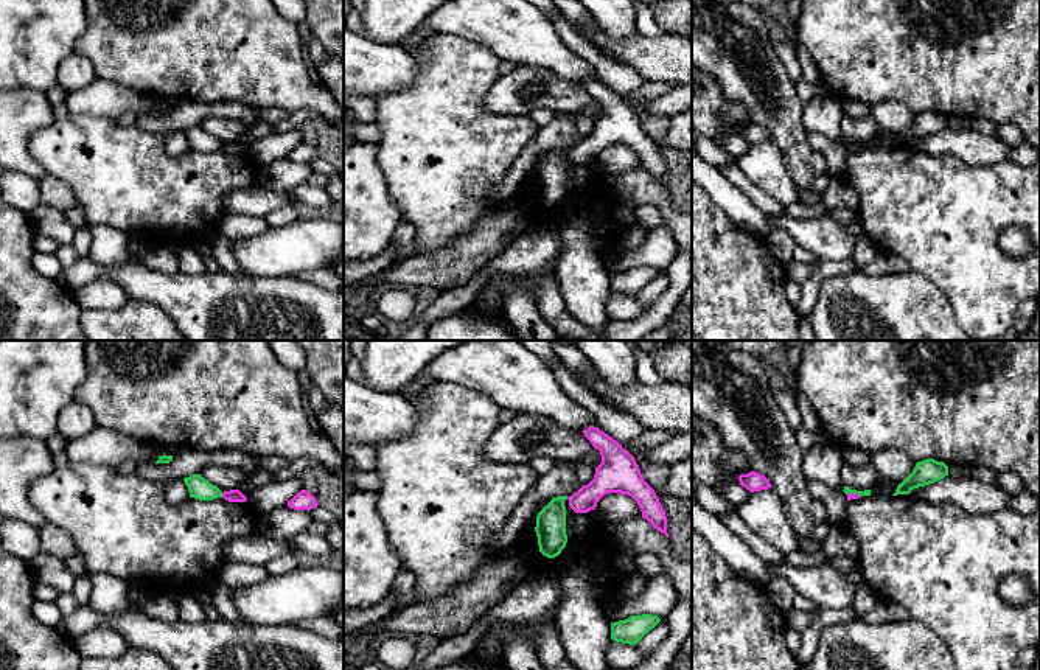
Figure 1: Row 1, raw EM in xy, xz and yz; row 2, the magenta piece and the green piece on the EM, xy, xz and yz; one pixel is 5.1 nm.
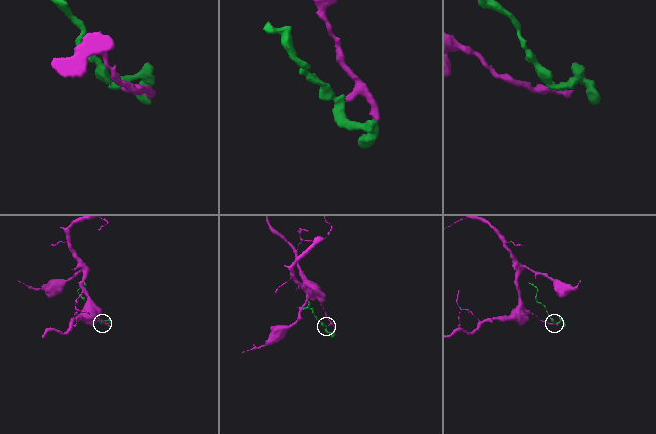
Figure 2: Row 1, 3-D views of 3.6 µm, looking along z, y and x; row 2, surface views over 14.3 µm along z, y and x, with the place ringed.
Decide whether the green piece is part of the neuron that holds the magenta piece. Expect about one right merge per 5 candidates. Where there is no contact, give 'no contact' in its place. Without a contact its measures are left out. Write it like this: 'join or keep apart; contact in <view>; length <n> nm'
keep apart; contact in xy; length 30 nm

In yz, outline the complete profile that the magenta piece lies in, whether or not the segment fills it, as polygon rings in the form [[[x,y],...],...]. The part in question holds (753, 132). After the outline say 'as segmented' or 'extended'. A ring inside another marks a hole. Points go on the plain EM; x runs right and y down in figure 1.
[[[751,123],[748,126],[740,126],[738,134],[751,145],[771,140],[770,132],[756,123]]]; as segmented

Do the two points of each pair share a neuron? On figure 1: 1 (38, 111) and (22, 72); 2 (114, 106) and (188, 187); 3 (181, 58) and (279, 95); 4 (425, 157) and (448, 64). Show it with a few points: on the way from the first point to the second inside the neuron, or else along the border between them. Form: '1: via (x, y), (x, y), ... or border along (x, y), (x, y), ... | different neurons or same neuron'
1: border along (16, 87), (33, 87), (45, 94) | different neurons
2: border along (80, 114), (115, 118) | different neurons
3: via (205, 58), (238, 58), (254, 73) | same neuron
4: via (437, 134), (448, 87) | same neuron

